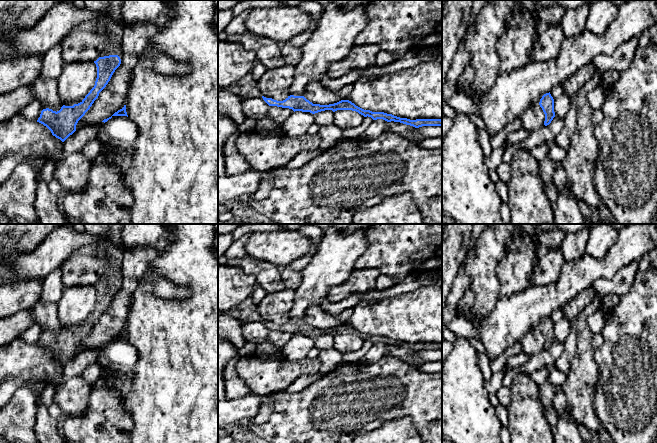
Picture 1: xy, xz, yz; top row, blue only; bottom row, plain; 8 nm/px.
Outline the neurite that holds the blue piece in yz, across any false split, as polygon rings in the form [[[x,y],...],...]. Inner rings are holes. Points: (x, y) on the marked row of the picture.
[[[549,92],[542,96],[538,105],[527,109],[521,117],[522,128],[529,132],[537,131],[541,127],[549,125],[554,117],[554,99]]]

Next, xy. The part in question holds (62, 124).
[[[173,12],[160,15],[154,23],[121,26],[121,53],[99,57],[94,63],[97,78],[94,87],[78,104],[63,105],[59,111],[46,108],[37,122],[64,142],[76,130],[99,125],[113,116],[127,116],[126,101],[139,55],[147,49],[150,38],[170,22]]]

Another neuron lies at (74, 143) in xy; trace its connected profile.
[[[86,126],[76,130],[63,142],[63,153],[70,155],[81,152],[84,146],[91,140],[97,138],[99,126]]]

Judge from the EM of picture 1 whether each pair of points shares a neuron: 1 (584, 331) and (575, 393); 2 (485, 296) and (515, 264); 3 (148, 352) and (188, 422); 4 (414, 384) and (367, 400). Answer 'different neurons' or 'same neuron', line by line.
1: same neuron
2: different neurons
3: same neuron
4: same neuron

